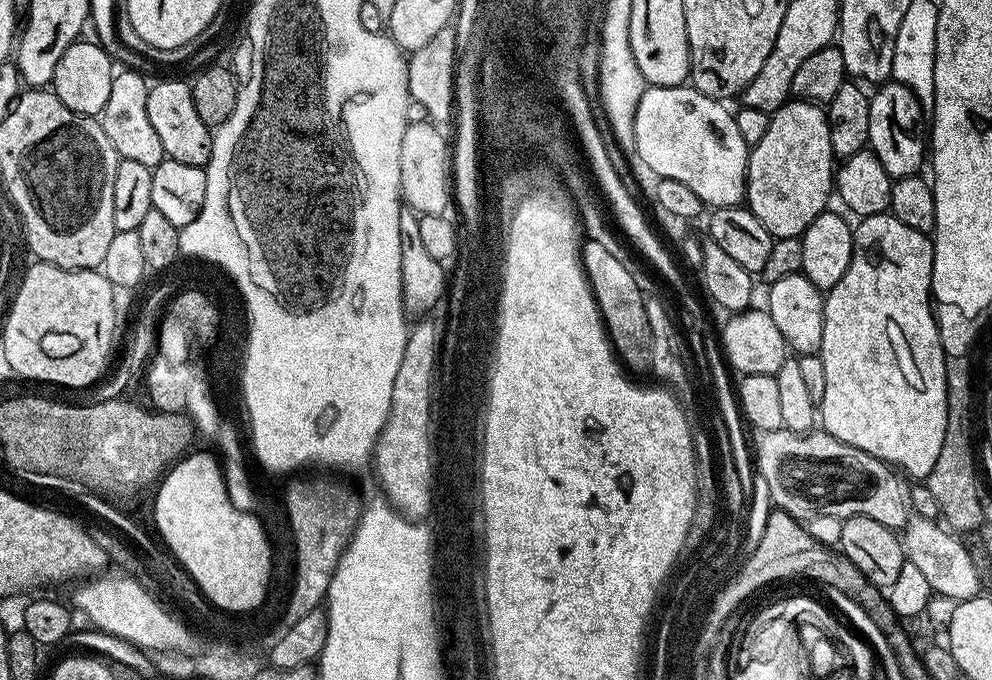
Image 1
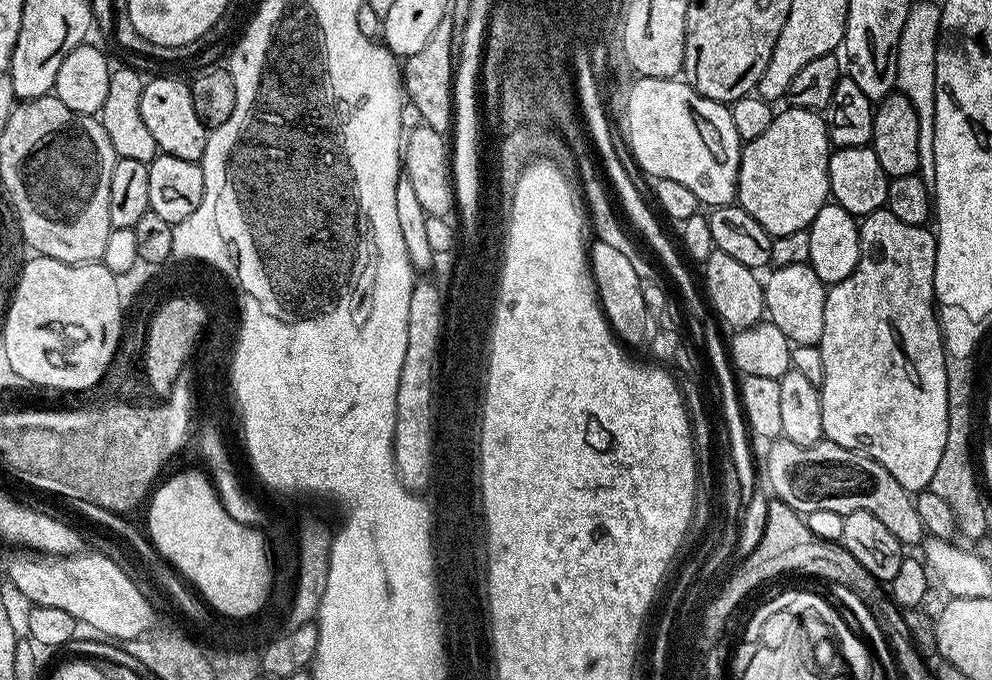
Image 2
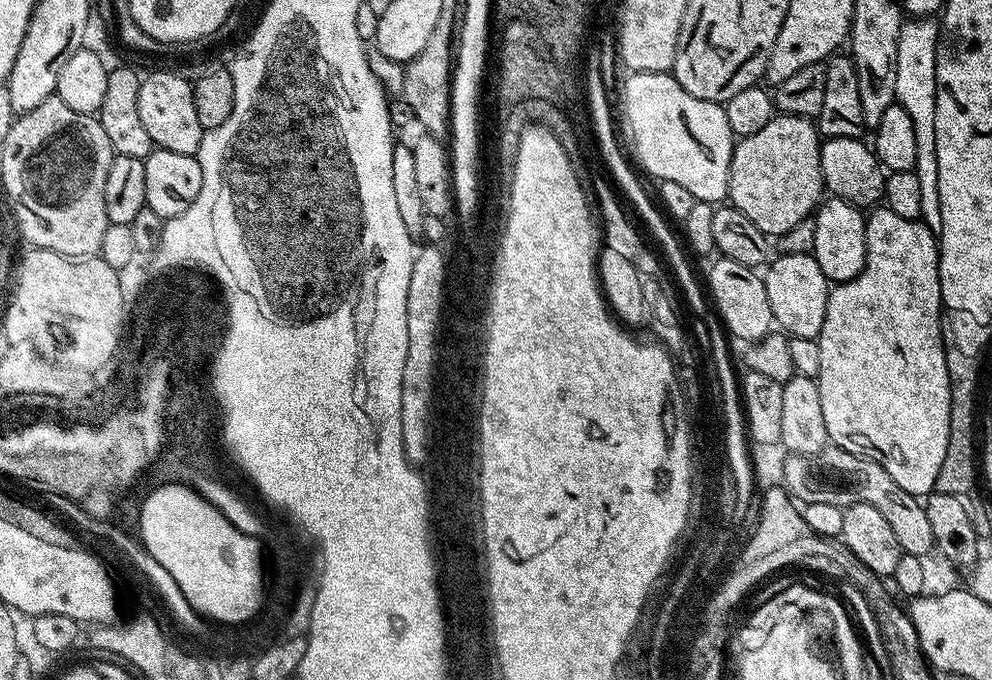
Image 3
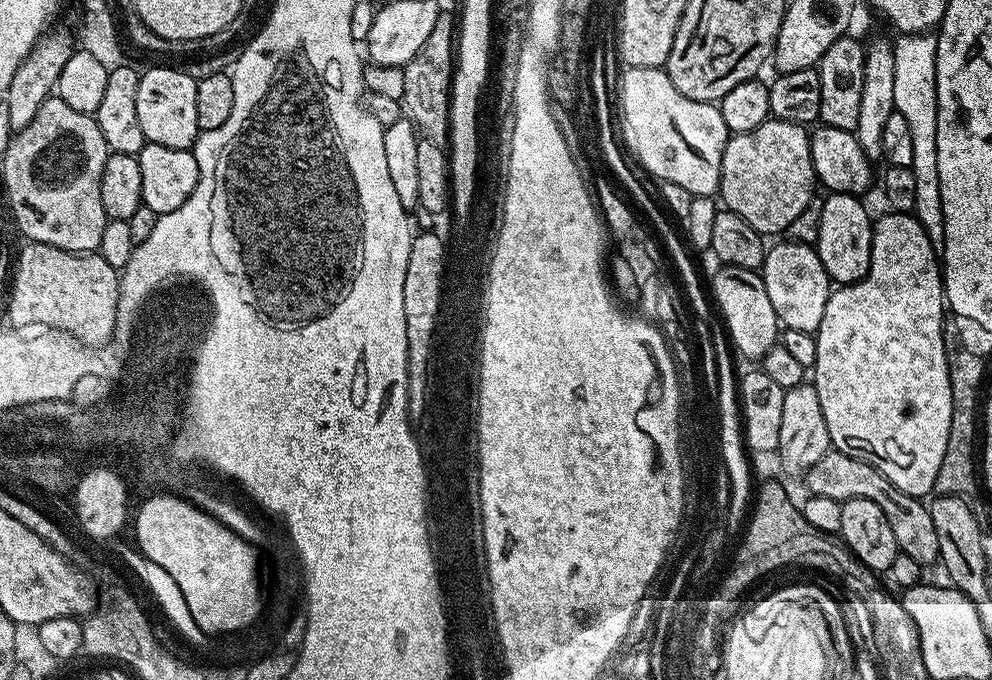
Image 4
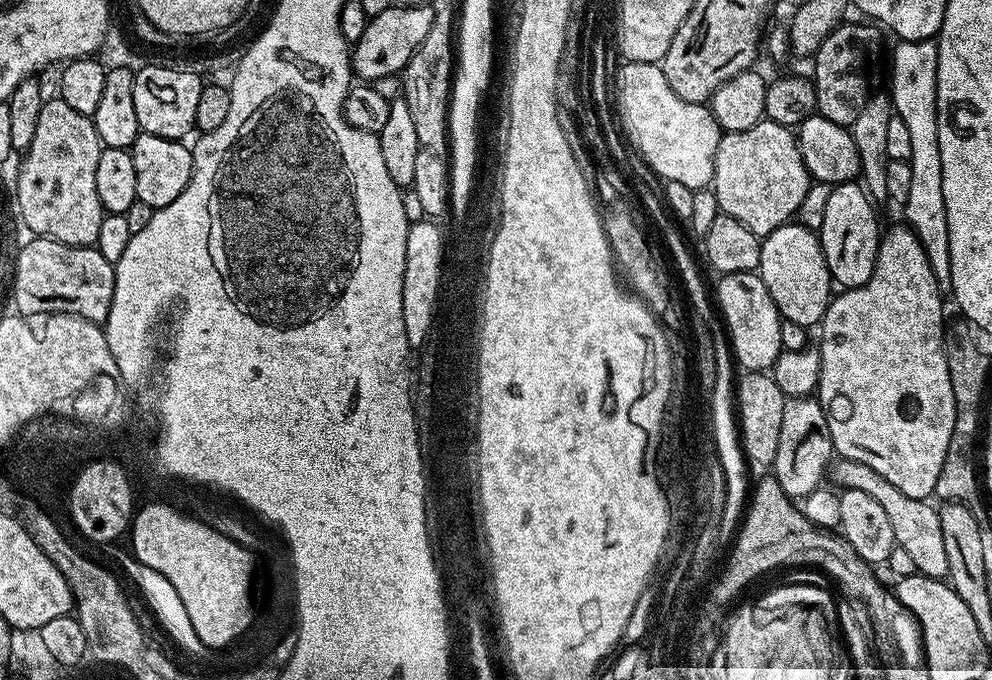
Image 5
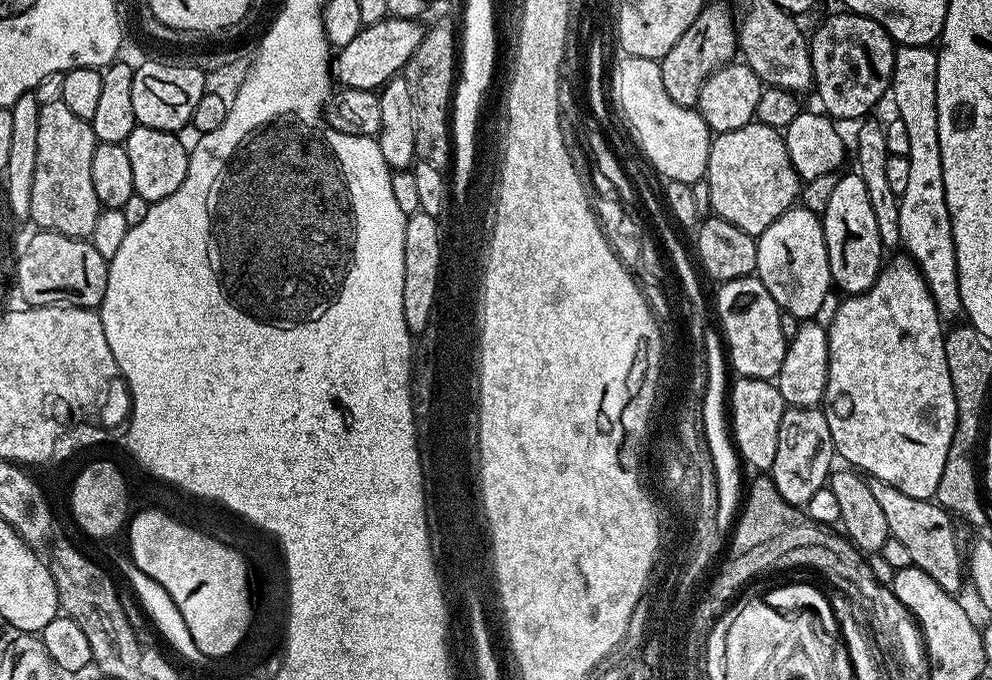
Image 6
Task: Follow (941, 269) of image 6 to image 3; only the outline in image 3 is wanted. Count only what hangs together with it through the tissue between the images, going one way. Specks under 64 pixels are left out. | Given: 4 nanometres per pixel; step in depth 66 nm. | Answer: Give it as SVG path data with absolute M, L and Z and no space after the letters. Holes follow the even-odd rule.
M932 18L905 19L898 38L898 75L894 81L896 103L903 106L914 122L914 139L918 142L918 158L915 172L918 174L922 193L920 219L931 232L942 230L942 206L938 198L938 154L934 138L934 110L936 109L936 47L940 37L940 26Z

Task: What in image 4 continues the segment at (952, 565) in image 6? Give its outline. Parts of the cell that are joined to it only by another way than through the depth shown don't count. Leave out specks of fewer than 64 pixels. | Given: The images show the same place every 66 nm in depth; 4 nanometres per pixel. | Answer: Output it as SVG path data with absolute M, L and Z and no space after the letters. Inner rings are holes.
M829 450L825 456L810 470L804 473L803 483L808 483L807 491L814 496L834 498L841 502L854 498L866 498L878 502L882 506L882 514L886 514L886 522L890 522L890 530L894 530L897 549L903 555L914 558L921 566L936 564L940 558L938 550L938 533L934 530L934 521L928 513L928 504L923 499L898 490L874 466L862 462L858 458L850 458L846 454Z

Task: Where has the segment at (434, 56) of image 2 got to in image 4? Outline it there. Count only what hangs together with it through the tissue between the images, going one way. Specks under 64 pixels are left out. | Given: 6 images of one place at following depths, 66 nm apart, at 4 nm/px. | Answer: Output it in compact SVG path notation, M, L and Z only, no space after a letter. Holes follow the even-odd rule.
M448 10L438 14L430 38L422 42L422 50L414 54L410 63L402 69L404 75L403 111L407 119L416 125L416 131L423 139L441 146L449 143L449 92L452 90L454 71L454 16Z

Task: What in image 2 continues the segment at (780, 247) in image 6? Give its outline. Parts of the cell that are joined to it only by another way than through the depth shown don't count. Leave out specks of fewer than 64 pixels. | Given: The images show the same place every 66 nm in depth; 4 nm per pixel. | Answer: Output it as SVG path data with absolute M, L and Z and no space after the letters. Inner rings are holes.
M802 263L772 268L764 285L764 307L767 319L793 345L819 345L822 338L822 318L826 314L828 288L814 274L811 264Z

